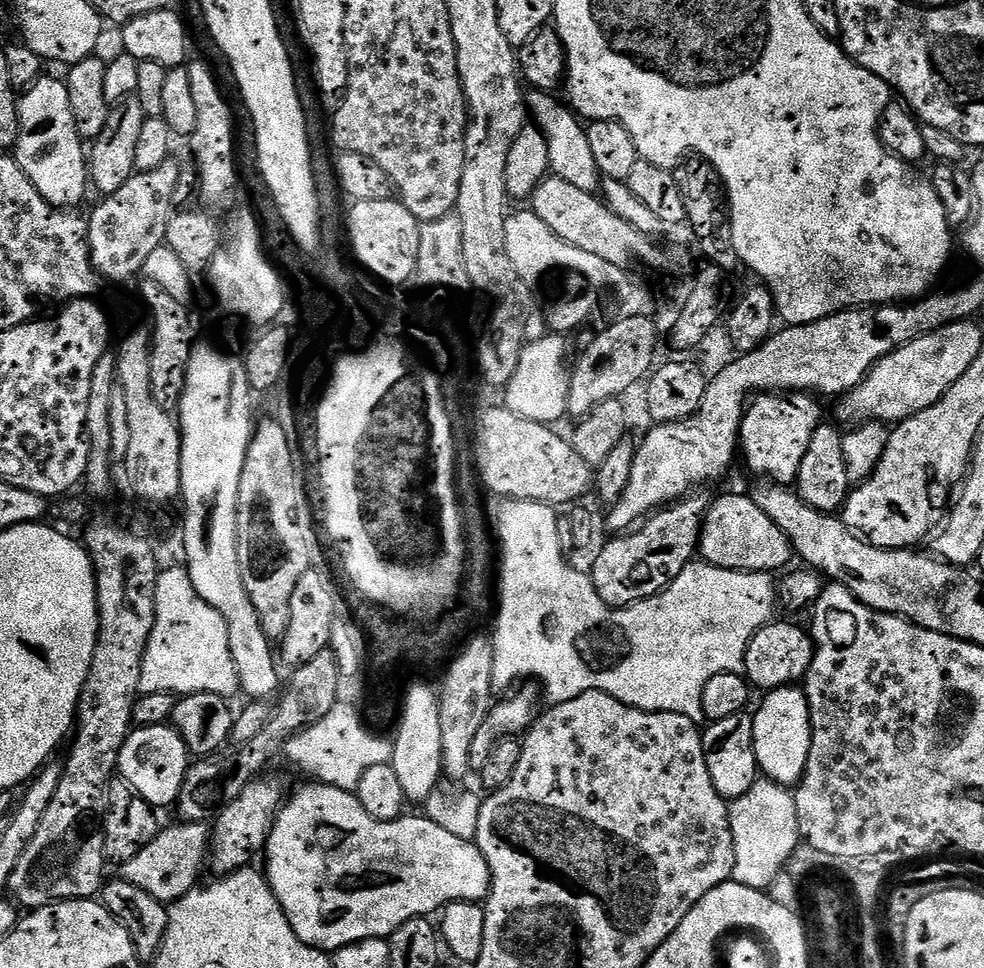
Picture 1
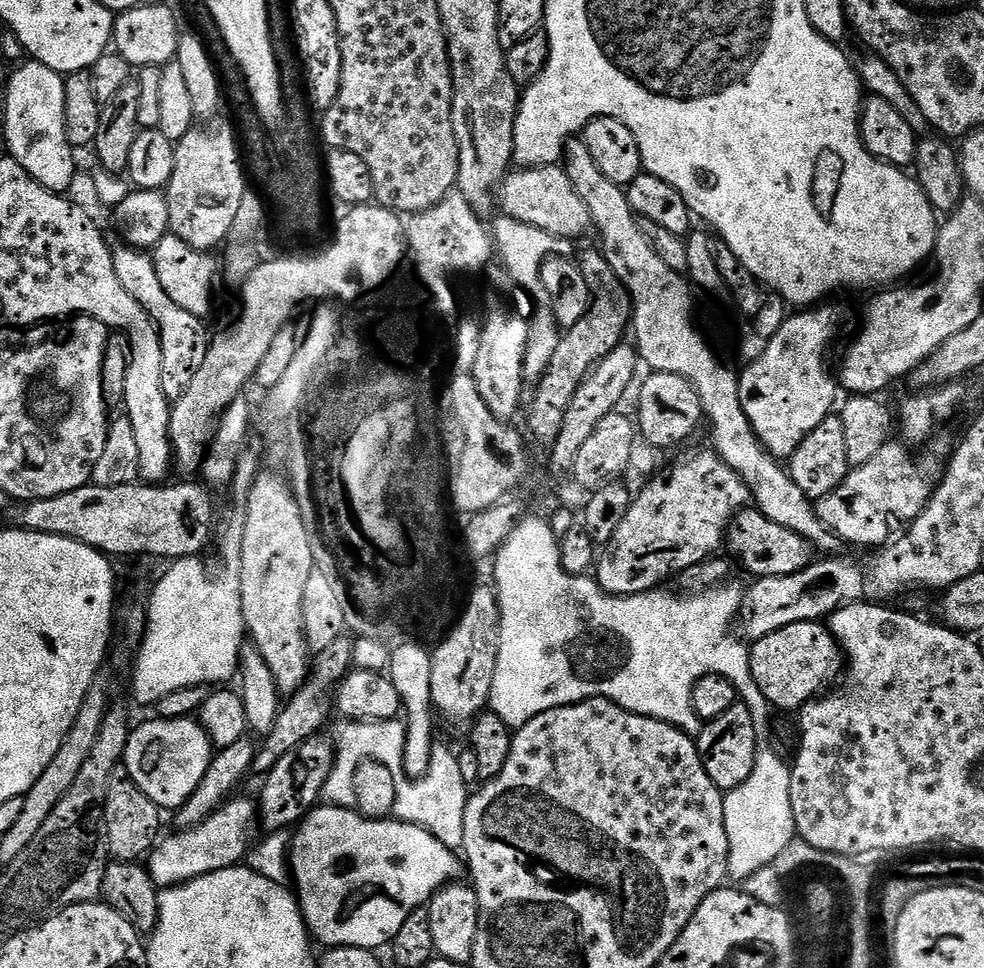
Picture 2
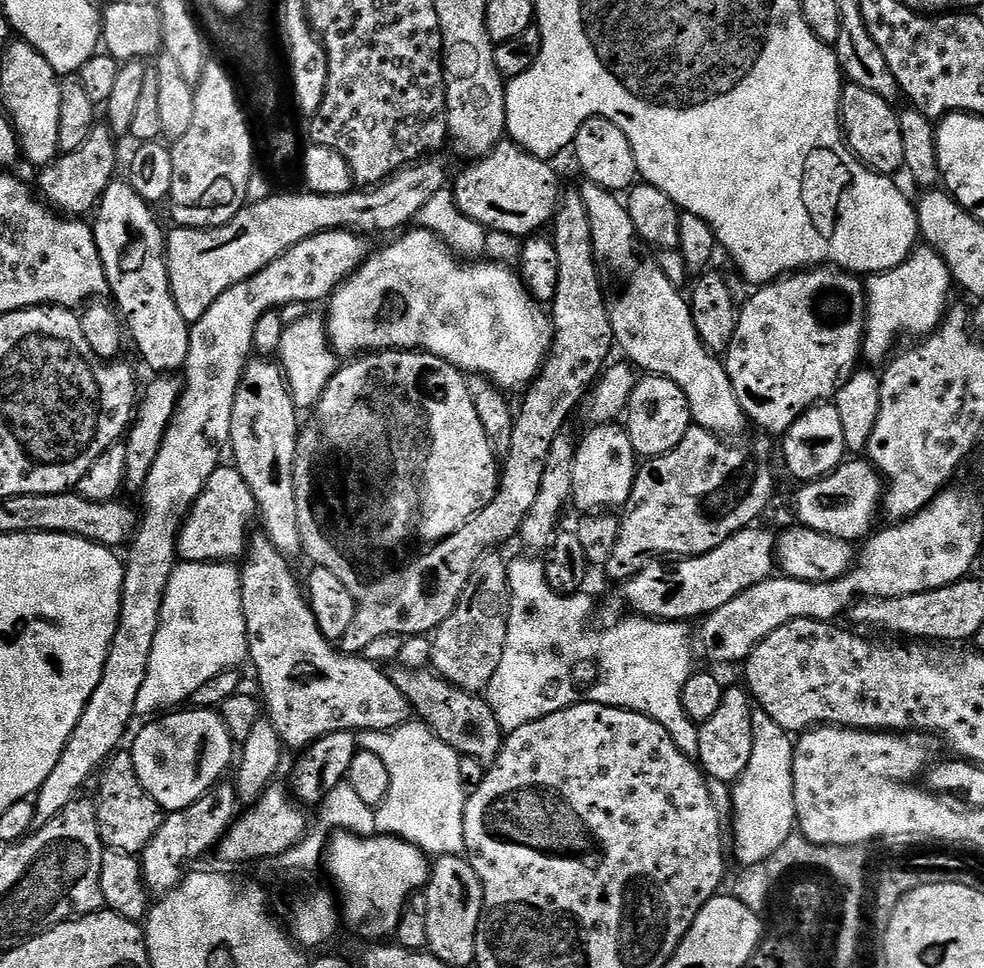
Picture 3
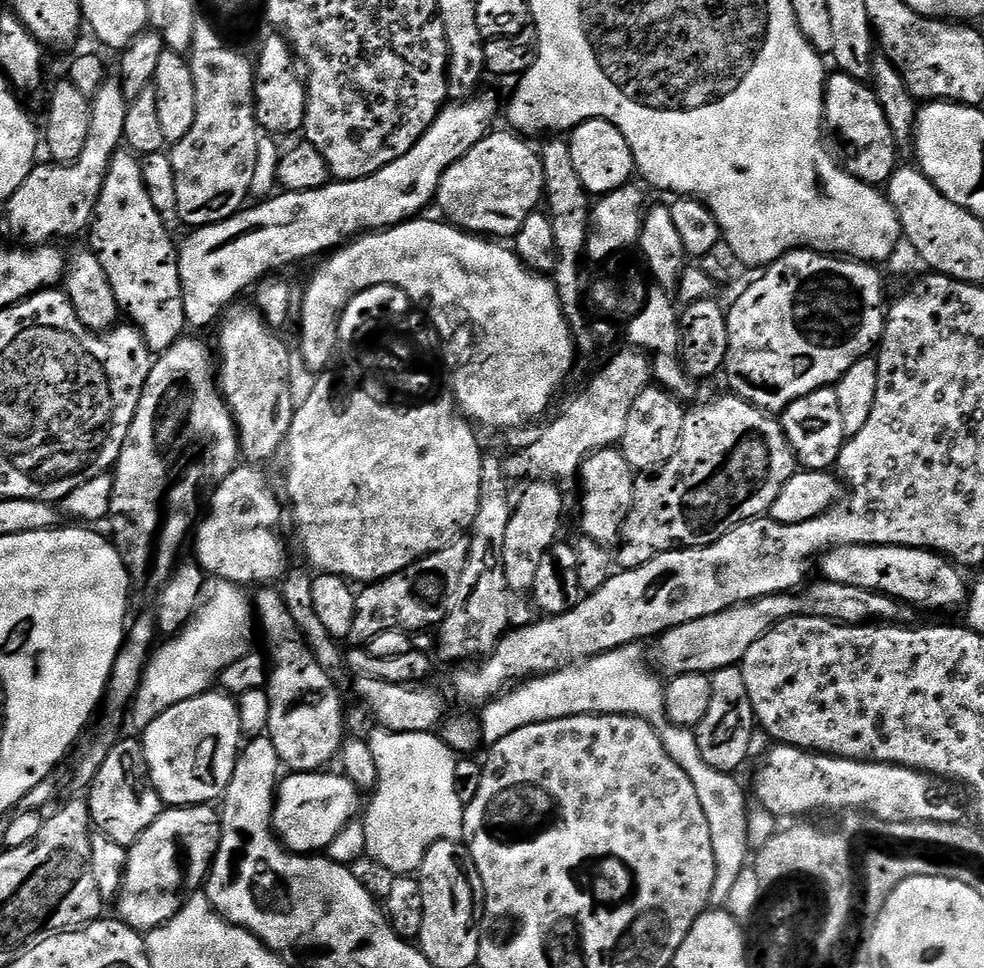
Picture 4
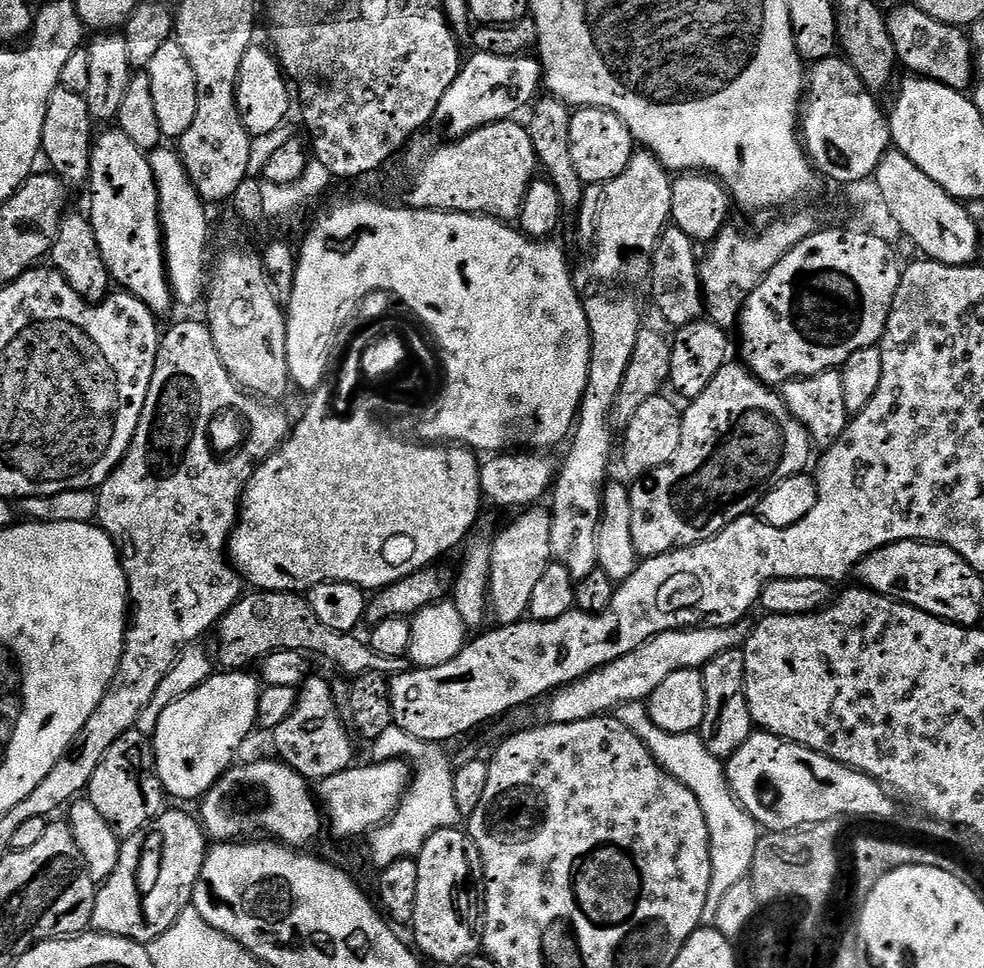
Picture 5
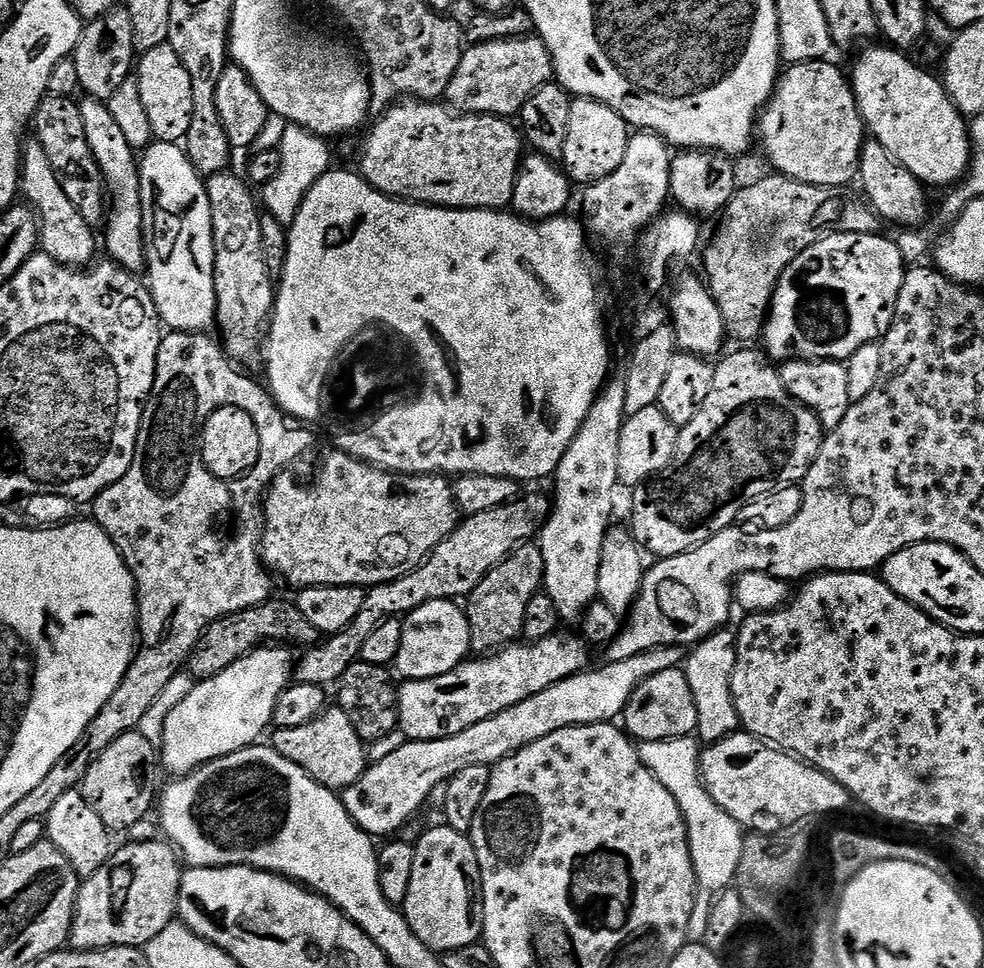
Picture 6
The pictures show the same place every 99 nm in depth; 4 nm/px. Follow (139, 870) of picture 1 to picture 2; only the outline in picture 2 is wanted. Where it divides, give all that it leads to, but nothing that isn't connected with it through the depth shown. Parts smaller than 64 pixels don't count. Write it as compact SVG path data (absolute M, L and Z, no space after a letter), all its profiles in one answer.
M239 796L229 799L213 816L206 818L201 824L177 831L177 836L165 835L148 853L146 867L157 889L177 888L179 884L185 884L199 876L235 868L245 859L254 840L252 820L254 824L258 808L253 801L251 804L246 797Z

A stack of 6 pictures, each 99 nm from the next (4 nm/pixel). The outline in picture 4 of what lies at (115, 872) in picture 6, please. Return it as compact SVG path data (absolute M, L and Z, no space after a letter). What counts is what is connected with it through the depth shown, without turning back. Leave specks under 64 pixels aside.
M193 804L186 808L165 810L160 817L134 842L128 849L128 865L124 871L124 886L114 901L115 915L123 924L128 924L135 932L147 934L160 928L170 918L180 912L184 901L189 895L197 891L196 888L208 879L208 872L212 869L212 859L220 845L220 812L212 804Z

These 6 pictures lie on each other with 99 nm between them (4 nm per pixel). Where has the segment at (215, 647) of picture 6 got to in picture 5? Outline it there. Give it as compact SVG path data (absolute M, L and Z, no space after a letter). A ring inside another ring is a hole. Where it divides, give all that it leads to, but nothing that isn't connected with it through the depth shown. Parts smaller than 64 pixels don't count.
M252 590L241 595L214 629L211 637L212 644L216 647L214 660L221 664L224 670L244 670L264 659L269 652L290 650L303 652L316 656L325 656L336 668L341 668L343 675L355 678L367 672L381 674L395 674L409 671L410 664L405 657L386 658L382 654L374 654L374 650L359 635L332 632L312 612L307 599L294 592L262 592ZM216 636L216 637L215 637ZM253 663L253 664L252 664ZM252 664L252 665L248 665Z

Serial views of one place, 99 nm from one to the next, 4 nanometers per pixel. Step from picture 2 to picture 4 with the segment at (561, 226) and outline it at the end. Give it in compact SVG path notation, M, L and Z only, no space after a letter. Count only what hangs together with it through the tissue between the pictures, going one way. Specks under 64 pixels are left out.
M493 130L470 150L446 174L442 174L442 182L436 191L435 203L445 212L447 219L455 227L473 234L483 234L488 238L514 238L518 230L522 230L522 222L531 212L537 211L544 200L544 171L540 161L540 153L535 147L527 144L523 135L515 131L499 132Z

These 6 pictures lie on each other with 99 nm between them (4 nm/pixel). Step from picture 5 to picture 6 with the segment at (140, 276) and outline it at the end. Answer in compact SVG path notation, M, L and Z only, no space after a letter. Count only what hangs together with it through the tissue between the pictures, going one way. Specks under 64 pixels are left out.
M84 96L79 101L82 114L82 130L86 133L86 146L94 154L100 173L104 176L106 196L110 201L110 211L106 216L106 227L102 232L102 248L107 259L120 265L128 272L143 273L146 268L144 254L144 219L142 218L142 198L140 197L140 160L137 149L126 142L123 131L116 119L110 115L110 106L93 96Z

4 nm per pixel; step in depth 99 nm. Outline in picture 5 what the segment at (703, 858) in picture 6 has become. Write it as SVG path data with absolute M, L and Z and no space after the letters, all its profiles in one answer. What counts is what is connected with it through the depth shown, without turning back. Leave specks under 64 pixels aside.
M643 703L623 704L615 709L614 718L626 726L647 746L650 754L663 768L673 776L694 798L702 808L706 820L706 830L710 840L710 862L712 877L710 878L710 894L706 898L706 906L702 909L701 925L709 925L715 918L718 906L736 882L749 879L754 862L754 850L758 846L762 829L755 818L745 808L741 808L728 785L728 774L721 757L710 754L700 741L699 735L671 736L666 730L658 730L648 716L647 707Z

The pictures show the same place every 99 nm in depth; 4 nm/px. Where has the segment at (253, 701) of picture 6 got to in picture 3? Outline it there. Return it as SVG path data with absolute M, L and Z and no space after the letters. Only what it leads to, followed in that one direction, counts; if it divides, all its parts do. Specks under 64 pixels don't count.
M193 708L173 710L159 718L153 719L136 736L136 741L130 745L134 758L134 770L138 778L142 778L142 786L158 802L165 813L180 812L186 806L198 802L210 789L216 787L225 779L224 771L228 763L234 760L234 741L228 732L226 722L221 718L219 711L211 708Z

